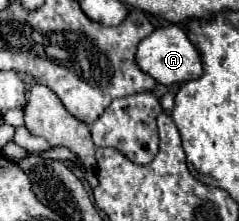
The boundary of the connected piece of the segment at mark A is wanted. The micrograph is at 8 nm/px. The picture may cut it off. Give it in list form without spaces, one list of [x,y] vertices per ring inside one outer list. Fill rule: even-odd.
[[[177,25],[159,27],[151,35],[147,35],[139,43],[135,59],[137,59],[137,65],[141,67],[141,71],[145,71],[147,75],[151,75],[161,85],[187,83],[191,79],[197,79],[201,75],[201,71],[203,71],[199,51],[191,45],[191,41],[187,39],[185,31],[181,27],[177,27]]]

